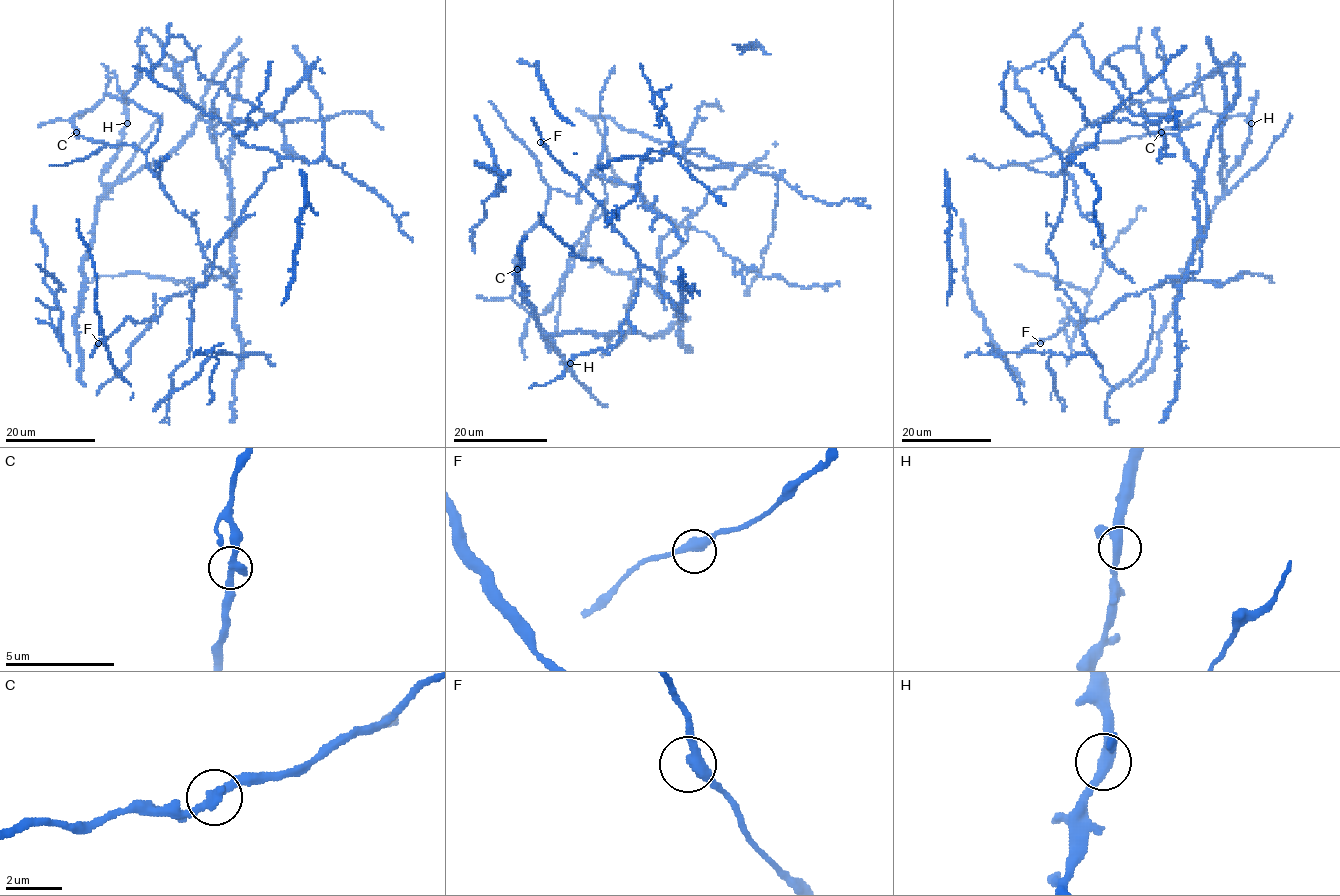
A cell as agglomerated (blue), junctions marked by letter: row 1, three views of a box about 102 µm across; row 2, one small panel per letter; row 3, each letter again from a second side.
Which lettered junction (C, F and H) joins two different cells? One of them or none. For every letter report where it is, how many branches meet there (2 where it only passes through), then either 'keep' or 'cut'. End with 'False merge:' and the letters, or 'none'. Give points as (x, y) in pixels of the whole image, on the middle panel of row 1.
C: at (517, 269); 2 branches meet; keep
F: at (540, 142); 2 branches meet; keep
H: at (570, 363); 2 branches meet; keep
False merge: none

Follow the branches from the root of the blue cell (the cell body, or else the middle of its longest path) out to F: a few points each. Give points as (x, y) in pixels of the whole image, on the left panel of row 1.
F: (229, 192), (230, 268), (175, 294), (156, 318), (142, 322), (127, 318), (98, 343)

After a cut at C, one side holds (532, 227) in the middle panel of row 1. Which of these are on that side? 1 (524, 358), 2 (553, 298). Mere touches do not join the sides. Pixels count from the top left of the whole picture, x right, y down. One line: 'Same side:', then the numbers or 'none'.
Same side: none

